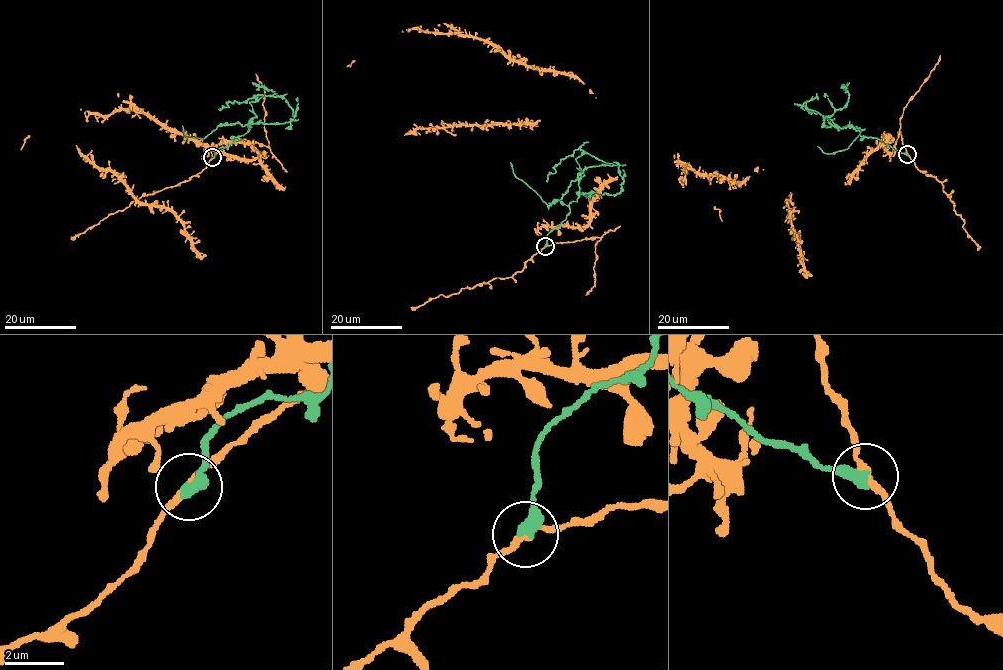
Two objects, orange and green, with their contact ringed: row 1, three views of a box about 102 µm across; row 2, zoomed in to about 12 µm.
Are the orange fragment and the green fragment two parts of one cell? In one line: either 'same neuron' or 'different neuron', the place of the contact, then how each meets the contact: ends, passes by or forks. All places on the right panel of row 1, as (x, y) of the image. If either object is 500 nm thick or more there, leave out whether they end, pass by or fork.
different neuron; at (907, 154); orange passes by; green ends there

